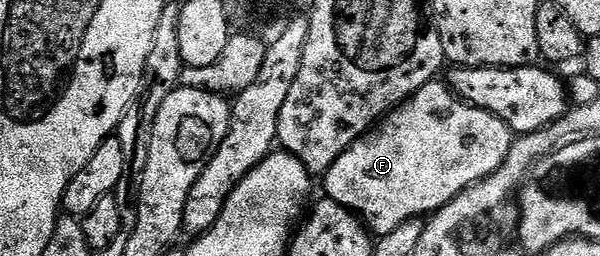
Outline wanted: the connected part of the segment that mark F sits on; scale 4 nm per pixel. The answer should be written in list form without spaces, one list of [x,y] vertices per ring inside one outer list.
[[[435,78],[426,84],[420,91],[409,96],[406,100],[403,100],[393,112],[389,113],[375,127],[373,130],[361,136],[356,143],[353,144],[348,150],[344,150],[344,154],[340,154],[340,158],[336,158],[336,162],[332,162],[332,166],[324,174],[324,180],[326,180],[326,192],[325,195],[329,199],[334,200],[340,206],[344,206],[349,212],[357,214],[368,225],[371,233],[383,236],[388,234],[392,230],[396,230],[396,226],[400,226],[400,222],[408,222],[415,218],[425,217],[427,214],[433,214],[438,209],[449,204],[450,201],[455,200],[463,190],[470,188],[473,184],[477,184],[478,181],[483,180],[484,177],[492,175],[497,168],[504,162],[504,158],[508,158],[508,150],[510,145],[514,143],[516,136],[515,133],[510,131],[510,127],[504,122],[500,122],[500,118],[496,118],[492,114],[488,114],[482,108],[477,108],[471,104],[466,103],[465,100],[461,100],[456,95],[453,88],[449,83],[443,82],[441,79]]]

